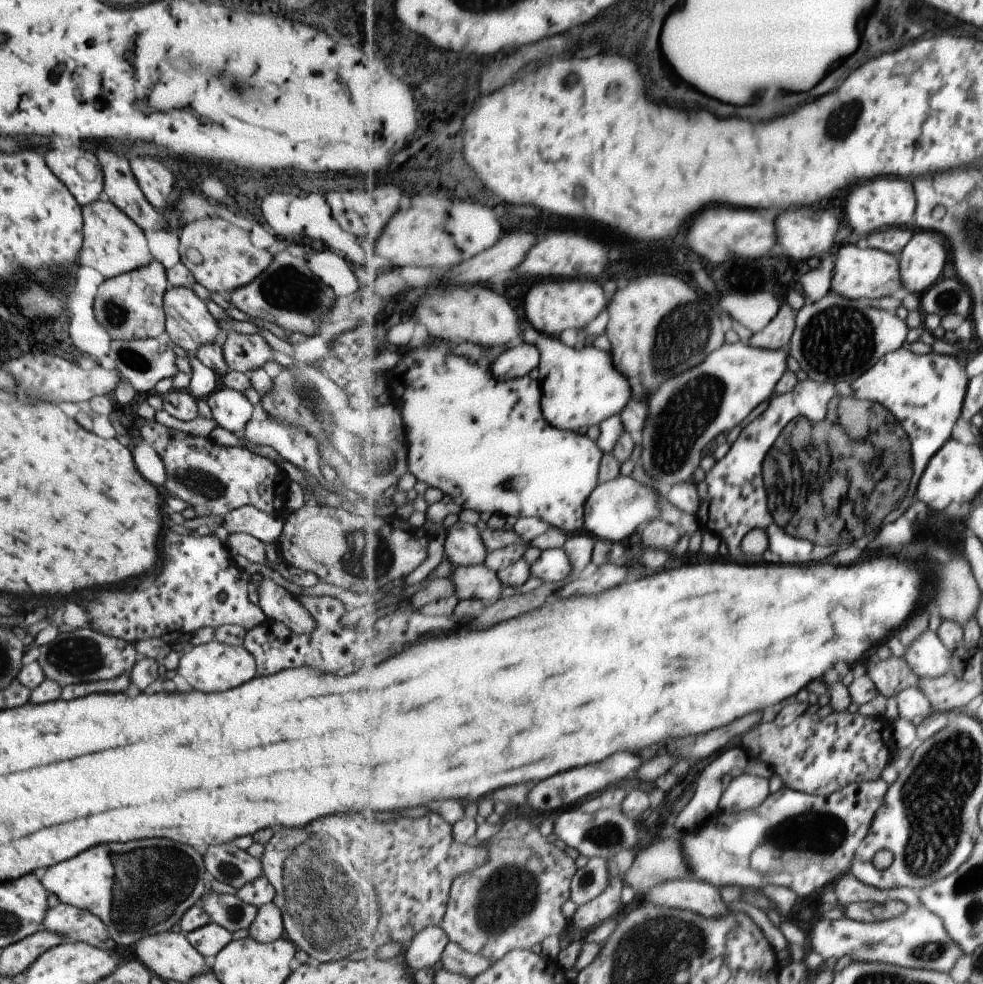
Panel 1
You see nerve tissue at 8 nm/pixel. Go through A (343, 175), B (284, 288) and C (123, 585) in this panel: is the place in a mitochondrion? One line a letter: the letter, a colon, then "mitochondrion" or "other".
A: other
B: mitochondrion
C: other

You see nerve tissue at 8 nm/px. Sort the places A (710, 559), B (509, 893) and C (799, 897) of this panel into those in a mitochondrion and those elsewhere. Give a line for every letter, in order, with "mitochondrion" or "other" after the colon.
A: other
B: mitochondrion
C: other

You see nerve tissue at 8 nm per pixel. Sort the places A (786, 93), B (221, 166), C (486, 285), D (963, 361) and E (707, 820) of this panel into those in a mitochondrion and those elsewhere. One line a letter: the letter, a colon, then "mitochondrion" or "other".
A: other
B: other
C: other
D: other
E: other

